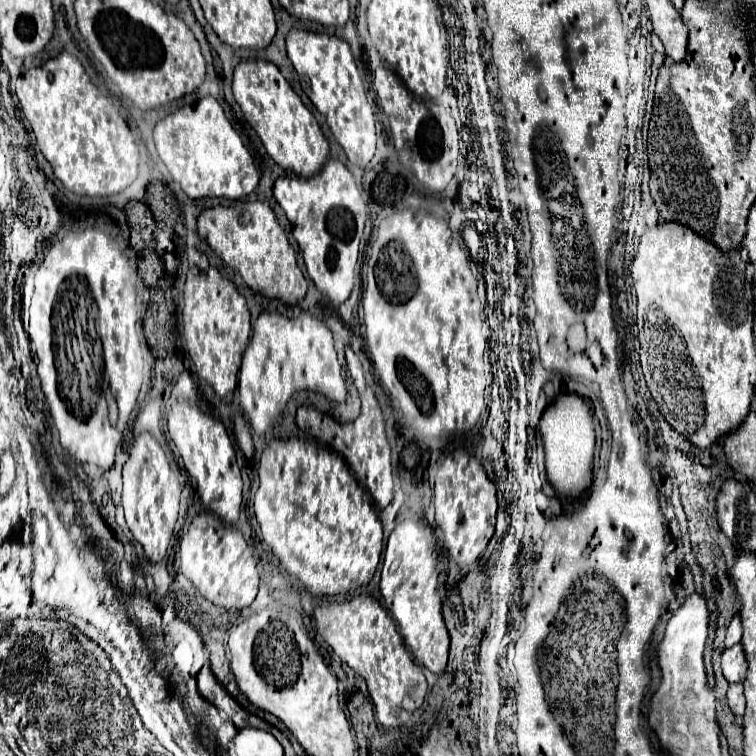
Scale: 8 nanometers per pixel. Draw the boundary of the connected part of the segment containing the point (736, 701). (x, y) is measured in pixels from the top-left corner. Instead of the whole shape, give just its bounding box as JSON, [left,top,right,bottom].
[727,683,745,716]

